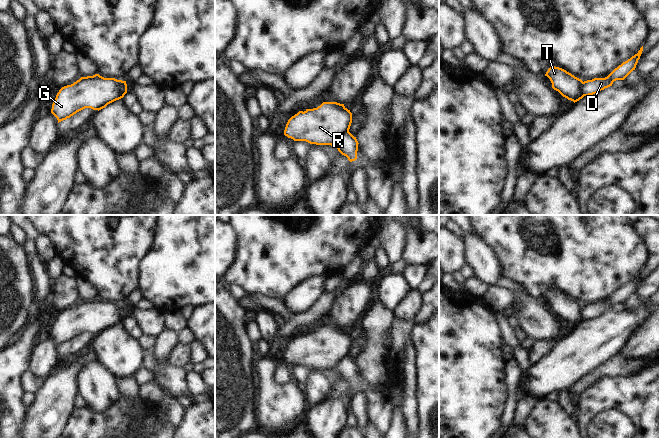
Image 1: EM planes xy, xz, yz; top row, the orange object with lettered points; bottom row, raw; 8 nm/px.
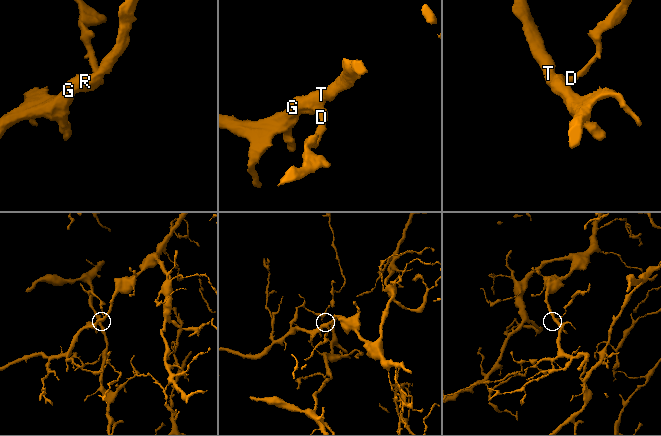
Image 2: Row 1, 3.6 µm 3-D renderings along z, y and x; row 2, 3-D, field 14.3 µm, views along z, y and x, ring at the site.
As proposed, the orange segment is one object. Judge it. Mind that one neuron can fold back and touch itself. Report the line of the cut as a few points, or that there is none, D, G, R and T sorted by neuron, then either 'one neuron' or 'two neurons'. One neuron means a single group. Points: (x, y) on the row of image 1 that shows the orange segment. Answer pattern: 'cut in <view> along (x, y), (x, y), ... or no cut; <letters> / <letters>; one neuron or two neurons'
cut in xz along (348, 131), (334, 145); D / G R T; two neurons

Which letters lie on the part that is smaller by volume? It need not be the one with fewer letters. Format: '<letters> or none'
D

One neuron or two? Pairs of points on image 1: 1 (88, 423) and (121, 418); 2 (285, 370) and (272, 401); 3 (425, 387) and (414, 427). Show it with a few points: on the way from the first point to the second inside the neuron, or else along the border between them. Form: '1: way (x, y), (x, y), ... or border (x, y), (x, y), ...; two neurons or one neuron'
1: way (96, 423), (113, 423); one neuron
2: border (277, 366), (279, 382), (293, 380); two neurons
3: border (418, 389), (420, 427); two neurons

